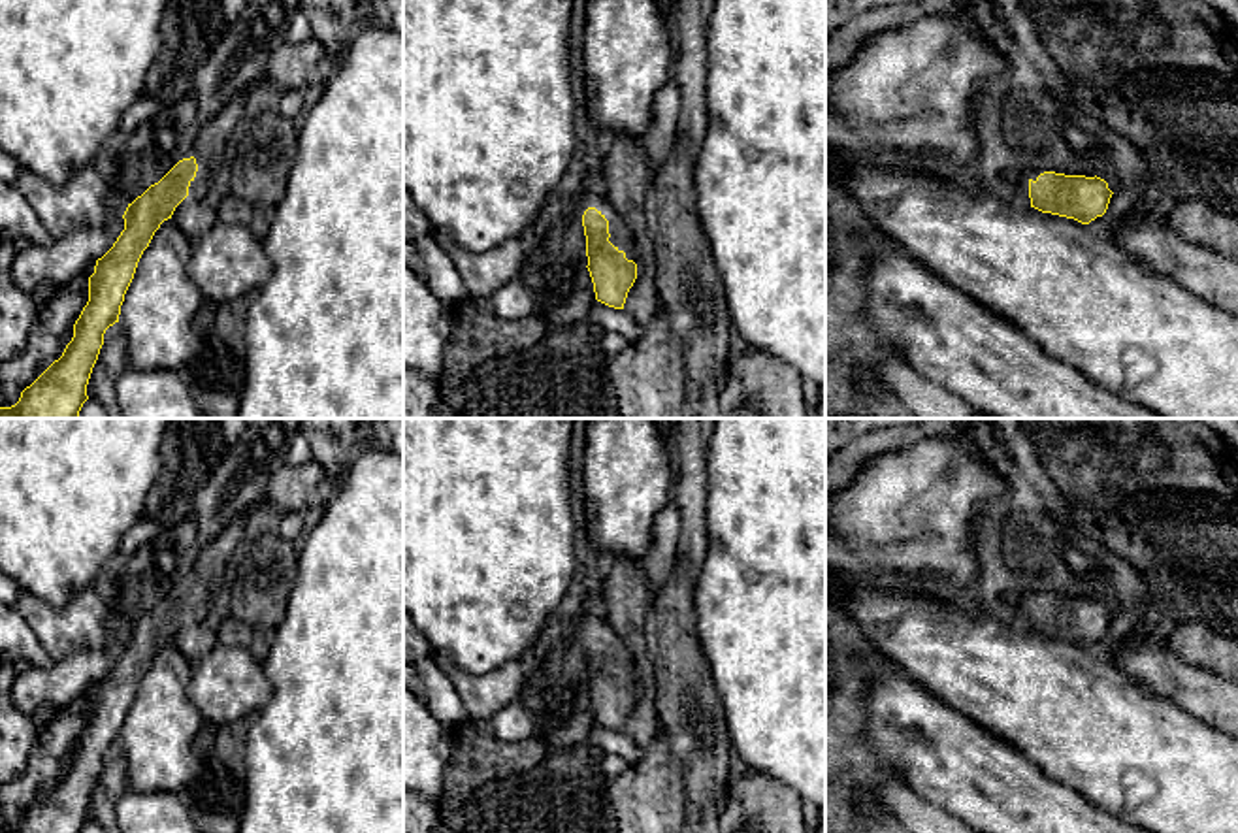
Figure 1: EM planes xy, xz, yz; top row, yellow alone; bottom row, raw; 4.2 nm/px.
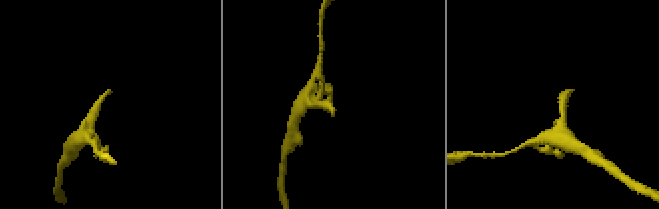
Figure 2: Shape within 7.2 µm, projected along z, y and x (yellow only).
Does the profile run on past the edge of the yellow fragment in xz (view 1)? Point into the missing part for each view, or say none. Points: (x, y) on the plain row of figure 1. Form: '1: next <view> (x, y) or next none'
1: next none

